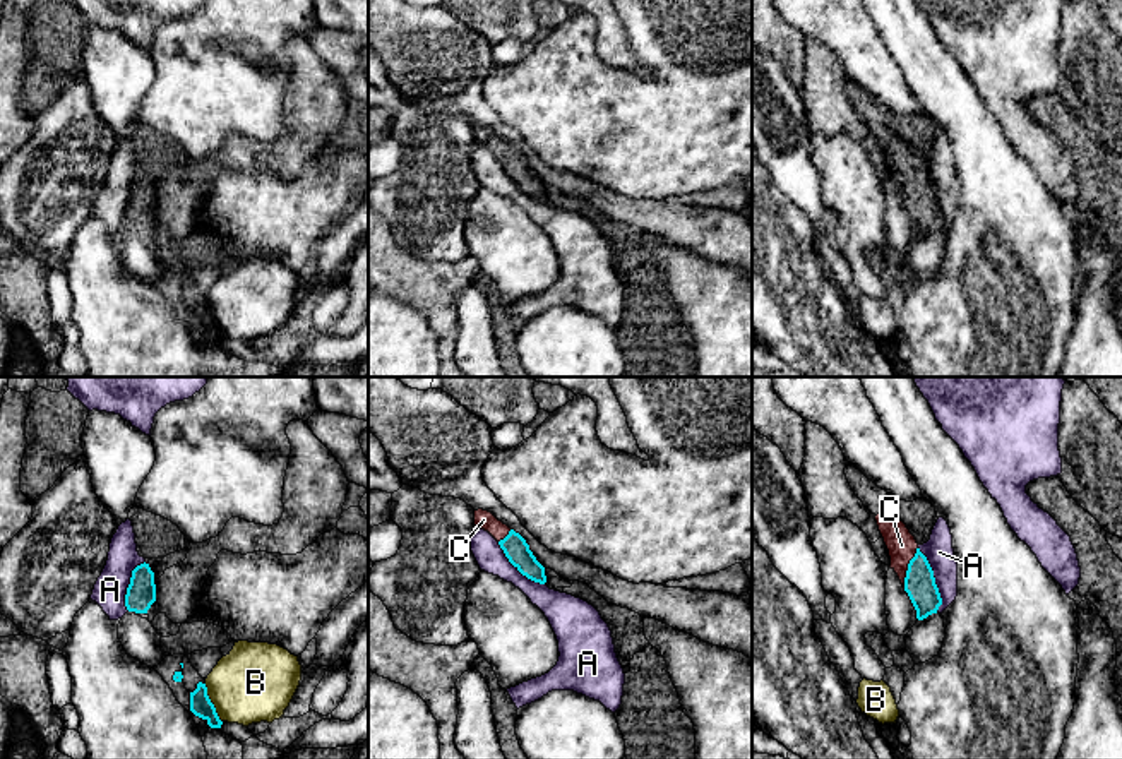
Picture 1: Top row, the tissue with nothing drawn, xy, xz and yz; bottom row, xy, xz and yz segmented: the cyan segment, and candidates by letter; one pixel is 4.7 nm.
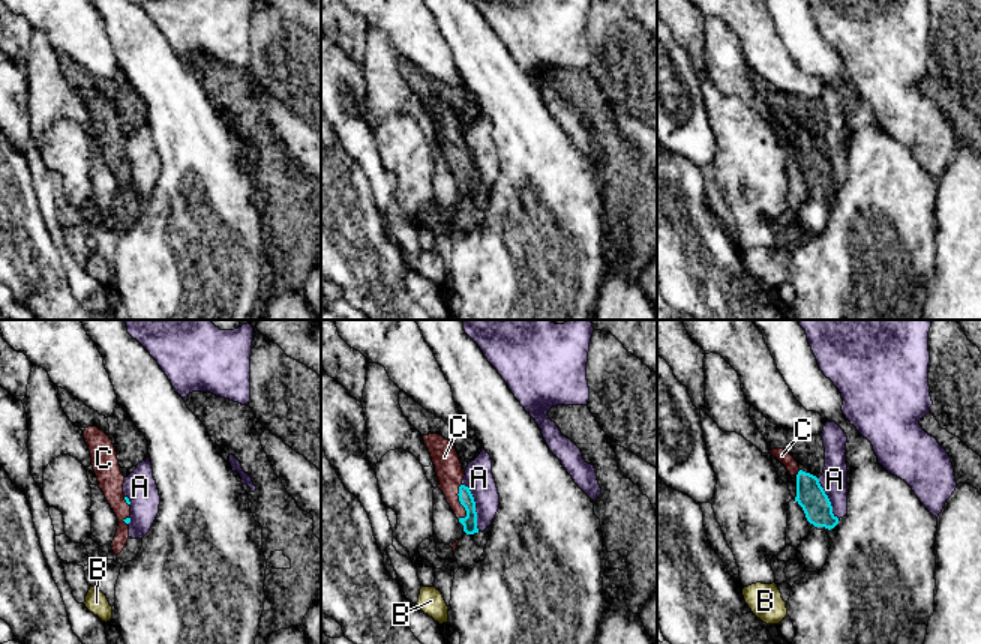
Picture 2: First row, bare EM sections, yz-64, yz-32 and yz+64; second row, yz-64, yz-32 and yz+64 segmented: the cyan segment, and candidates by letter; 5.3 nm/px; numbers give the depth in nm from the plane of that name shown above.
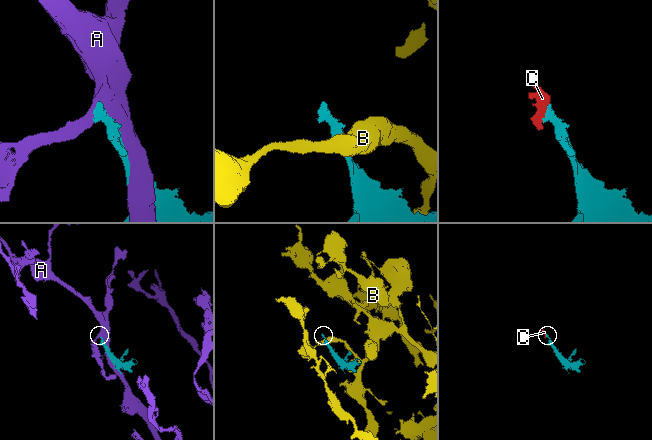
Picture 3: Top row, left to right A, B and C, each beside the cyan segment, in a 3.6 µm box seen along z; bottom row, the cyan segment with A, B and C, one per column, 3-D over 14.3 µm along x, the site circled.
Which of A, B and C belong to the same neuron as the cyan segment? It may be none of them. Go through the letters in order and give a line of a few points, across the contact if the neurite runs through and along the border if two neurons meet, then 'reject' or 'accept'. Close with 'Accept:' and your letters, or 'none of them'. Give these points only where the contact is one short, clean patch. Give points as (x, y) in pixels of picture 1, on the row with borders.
A: reject
B: reject
C: line yz (920, 585), (908, 567), (901, 545); accept
Accept: C

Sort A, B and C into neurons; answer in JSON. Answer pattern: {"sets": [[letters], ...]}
{"sets": [["A"], ["B"], ["C"]]}

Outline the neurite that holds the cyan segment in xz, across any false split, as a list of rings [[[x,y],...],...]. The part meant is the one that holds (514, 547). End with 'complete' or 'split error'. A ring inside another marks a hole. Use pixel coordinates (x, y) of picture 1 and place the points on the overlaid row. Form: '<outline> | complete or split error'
[[[474,511],[474,526],[488,531],[504,550],[509,562],[528,579],[545,584],[545,567],[536,560],[526,540],[498,521],[492,512]]] | split error

